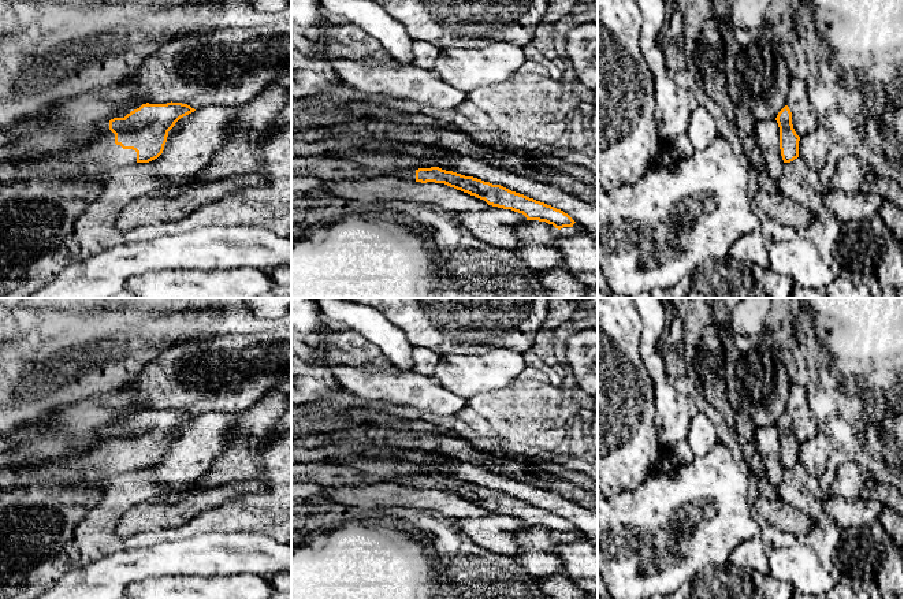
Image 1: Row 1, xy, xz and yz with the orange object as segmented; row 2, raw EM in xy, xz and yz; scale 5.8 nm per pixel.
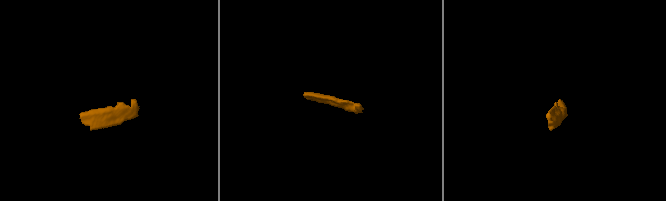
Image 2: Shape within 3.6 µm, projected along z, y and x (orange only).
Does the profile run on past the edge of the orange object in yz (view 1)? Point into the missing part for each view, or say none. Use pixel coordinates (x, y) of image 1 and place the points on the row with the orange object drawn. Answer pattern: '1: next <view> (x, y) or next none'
1: next none

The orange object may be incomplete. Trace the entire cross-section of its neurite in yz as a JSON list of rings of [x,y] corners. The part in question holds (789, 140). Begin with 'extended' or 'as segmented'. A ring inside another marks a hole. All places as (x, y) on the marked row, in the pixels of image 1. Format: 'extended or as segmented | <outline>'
as segmented | [[[785,105],[775,118],[780,127],[780,149],[784,163],[790,163],[799,157],[799,141],[800,137],[796,134],[792,124],[792,112]]]

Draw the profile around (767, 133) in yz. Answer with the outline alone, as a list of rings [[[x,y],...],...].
[[[775,119],[755,123],[755,135],[760,152],[766,160],[769,175],[778,181],[782,175],[784,160],[780,149],[780,127]]]

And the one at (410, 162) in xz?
[[[360,150],[353,155],[291,157],[291,175],[321,181],[390,176],[401,170],[439,167],[438,157],[414,157],[393,152]]]

